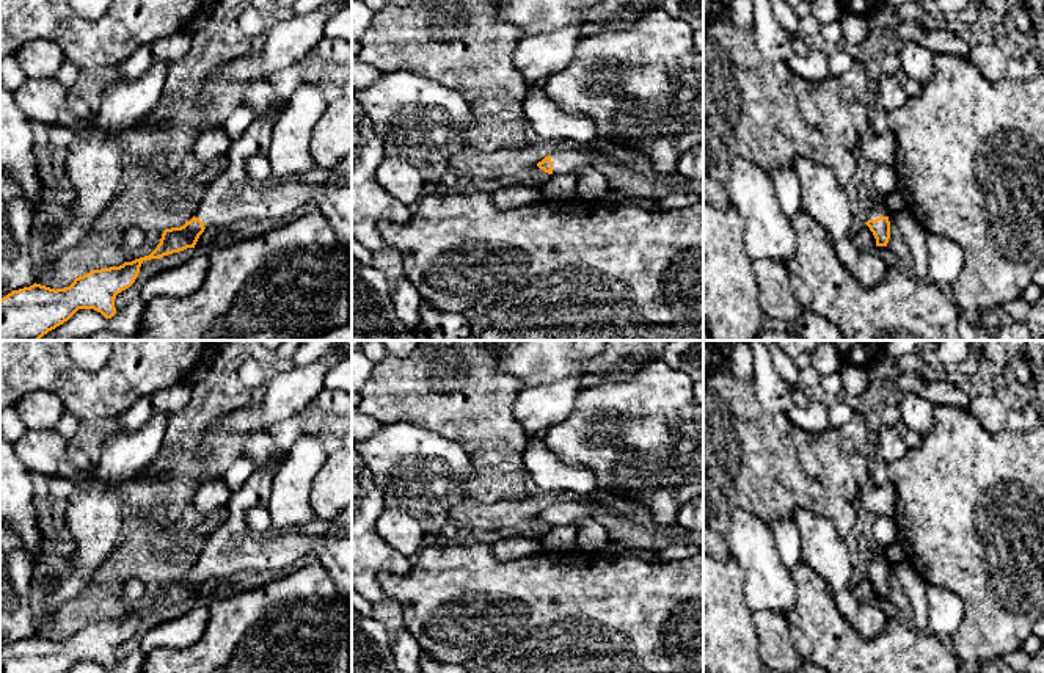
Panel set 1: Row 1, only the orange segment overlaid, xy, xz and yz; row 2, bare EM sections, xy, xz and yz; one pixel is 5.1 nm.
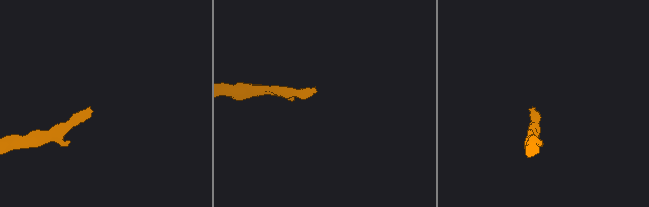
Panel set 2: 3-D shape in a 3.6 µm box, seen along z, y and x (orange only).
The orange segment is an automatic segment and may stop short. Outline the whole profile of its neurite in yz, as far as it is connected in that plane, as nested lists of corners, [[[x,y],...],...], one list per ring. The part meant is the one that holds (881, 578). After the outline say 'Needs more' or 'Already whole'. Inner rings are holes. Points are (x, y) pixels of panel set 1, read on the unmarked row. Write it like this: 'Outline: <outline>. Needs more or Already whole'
Outline: [[[879,568],[865,574],[876,590],[876,598],[887,598],[890,590],[890,573],[889,568]]]. Already whole

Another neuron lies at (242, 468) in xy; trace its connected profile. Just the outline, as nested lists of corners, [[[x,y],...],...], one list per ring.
[[[242,453],[223,474],[221,480],[229,488],[229,491],[234,493],[246,482],[254,469],[253,460]]]

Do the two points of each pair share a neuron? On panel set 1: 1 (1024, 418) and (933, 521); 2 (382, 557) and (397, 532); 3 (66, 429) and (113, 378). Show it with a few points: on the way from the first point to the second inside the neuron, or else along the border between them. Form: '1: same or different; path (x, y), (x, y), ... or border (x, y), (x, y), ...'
1: different; border (1007, 429), (1016, 433), (1027, 433)
2: different; border (383, 510), (377, 521), (377, 532), (407, 557)
3: different; border (66, 407), (80, 421)

